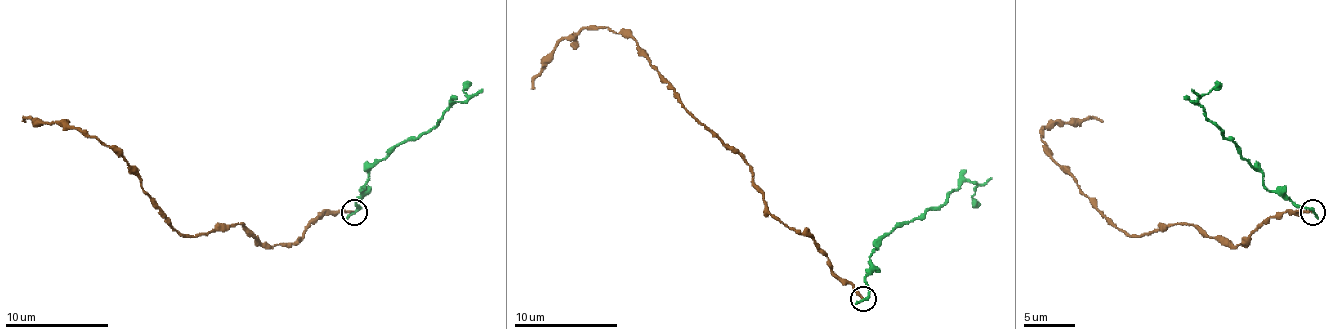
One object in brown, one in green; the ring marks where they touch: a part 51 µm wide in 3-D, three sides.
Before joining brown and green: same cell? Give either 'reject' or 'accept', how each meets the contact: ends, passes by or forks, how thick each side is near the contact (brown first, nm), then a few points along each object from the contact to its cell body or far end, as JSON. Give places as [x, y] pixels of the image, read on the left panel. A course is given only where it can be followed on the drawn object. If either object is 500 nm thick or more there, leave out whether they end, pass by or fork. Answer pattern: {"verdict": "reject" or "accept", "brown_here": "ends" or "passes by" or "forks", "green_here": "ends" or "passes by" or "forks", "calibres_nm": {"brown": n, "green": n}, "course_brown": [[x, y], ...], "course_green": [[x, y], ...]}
{"verdict": "reject", "brown_here": "ends", "green_here": "ends", "calibres_nm": {"brown": 200, "green": 280}, "course_brown": [[354, 211], [323, 211], [300, 237], [275, 245], [244, 224], [182, 235], [123, 157], [71, 129], [22, 121]], "course_green": [[354, 211], [380, 160], [426, 134], [455, 101], [468, 98], [468, 83]]}

